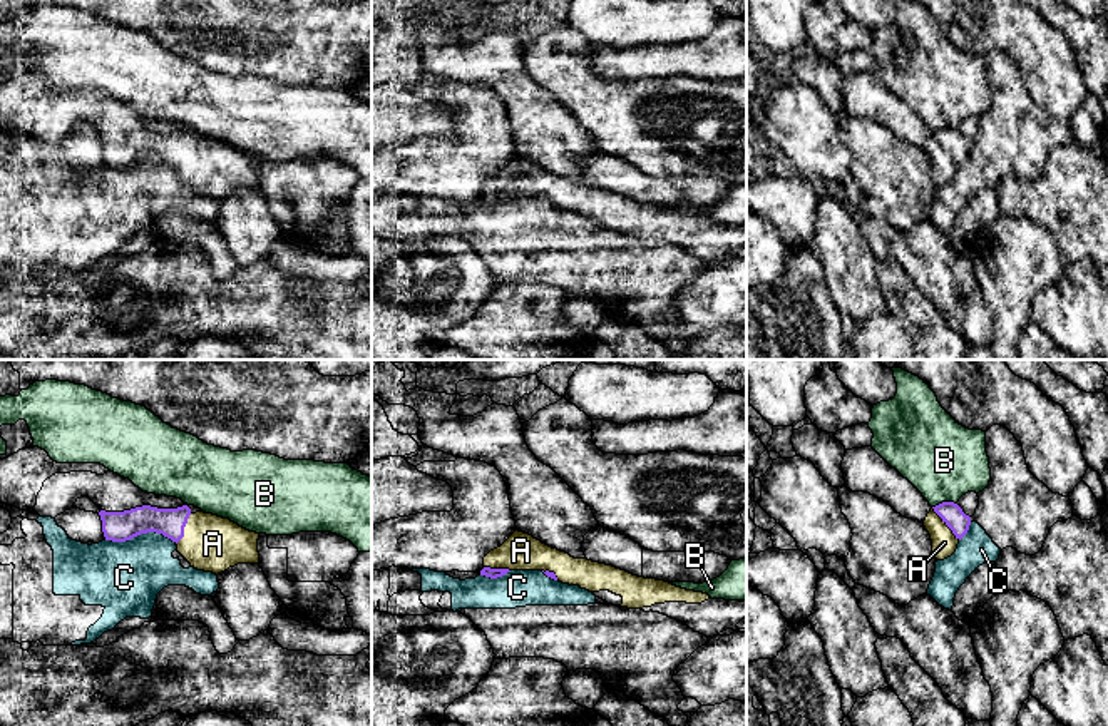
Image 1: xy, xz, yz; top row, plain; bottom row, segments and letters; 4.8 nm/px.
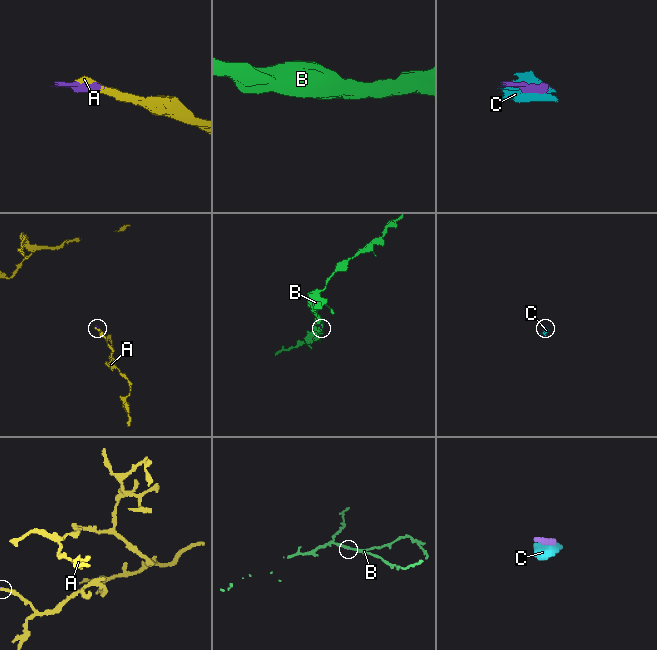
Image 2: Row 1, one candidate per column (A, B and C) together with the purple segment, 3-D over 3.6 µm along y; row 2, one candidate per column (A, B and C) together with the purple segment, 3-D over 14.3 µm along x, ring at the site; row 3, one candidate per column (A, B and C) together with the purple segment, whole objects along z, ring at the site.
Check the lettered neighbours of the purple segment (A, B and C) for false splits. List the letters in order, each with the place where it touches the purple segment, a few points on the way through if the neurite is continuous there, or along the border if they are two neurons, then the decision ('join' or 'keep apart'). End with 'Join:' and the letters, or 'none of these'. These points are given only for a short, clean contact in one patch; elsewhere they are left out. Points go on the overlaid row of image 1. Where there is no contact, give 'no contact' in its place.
A: contact yz (946, 524); join
B: contact yz (944, 502); keep apart
C: contact xy (141, 532); border xy (104, 539), (129, 541), (141, 534), (161, 532), (176, 542); keep apart
Join: A

